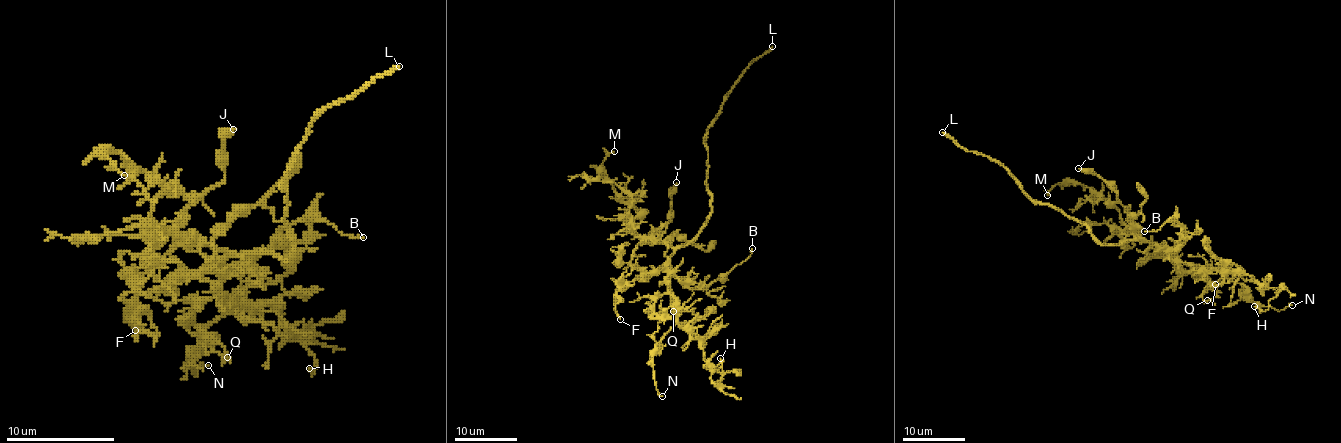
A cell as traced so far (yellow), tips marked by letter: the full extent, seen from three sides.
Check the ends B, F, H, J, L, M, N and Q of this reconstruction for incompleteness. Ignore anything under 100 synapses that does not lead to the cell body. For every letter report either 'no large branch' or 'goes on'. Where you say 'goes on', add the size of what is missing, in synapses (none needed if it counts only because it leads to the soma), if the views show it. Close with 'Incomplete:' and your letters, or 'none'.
B: no large branch
F: no large branch
H: no large branch
J: no large branch
L: goes on
M: no large branch
N: no large branch
Q: no large branch
Incomplete: L

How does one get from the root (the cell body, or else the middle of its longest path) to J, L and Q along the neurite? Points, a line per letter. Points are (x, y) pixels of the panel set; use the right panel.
J: (1121, 244), (1143, 239), (1133, 226), (1133, 217), (1100, 178), (1078, 168)
L: (1121, 244), (1100, 244), (1085, 225), (1035, 201), (1002, 165), (986, 156), (964, 150), (942, 132)
Q: (1121, 244), (1146, 241), (1162, 245), (1209, 281), (1209, 288), (1202, 294), (1202, 299), (1207, 300)

